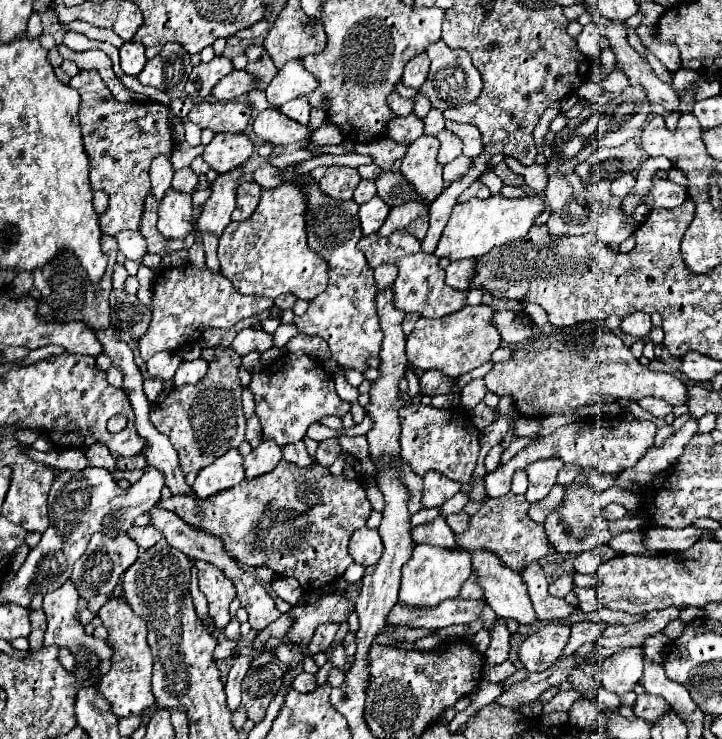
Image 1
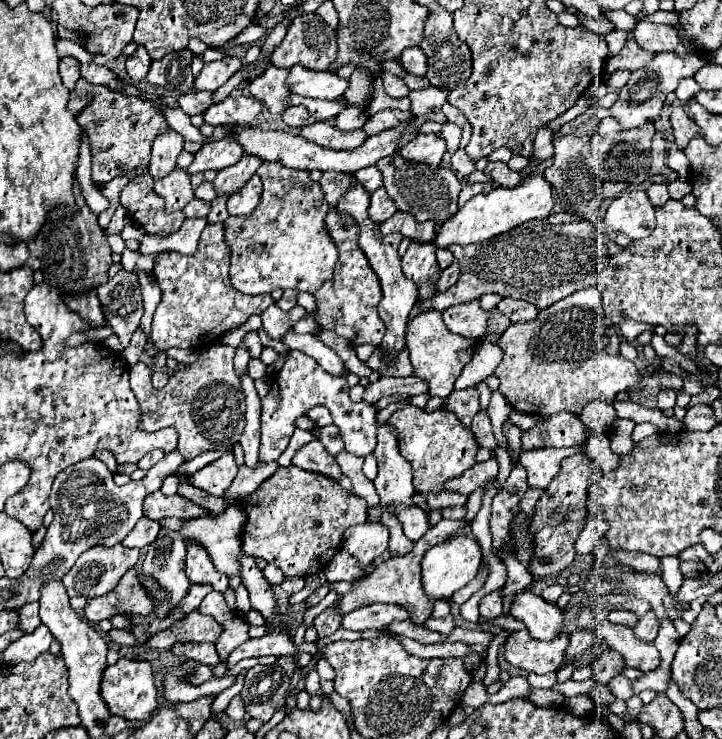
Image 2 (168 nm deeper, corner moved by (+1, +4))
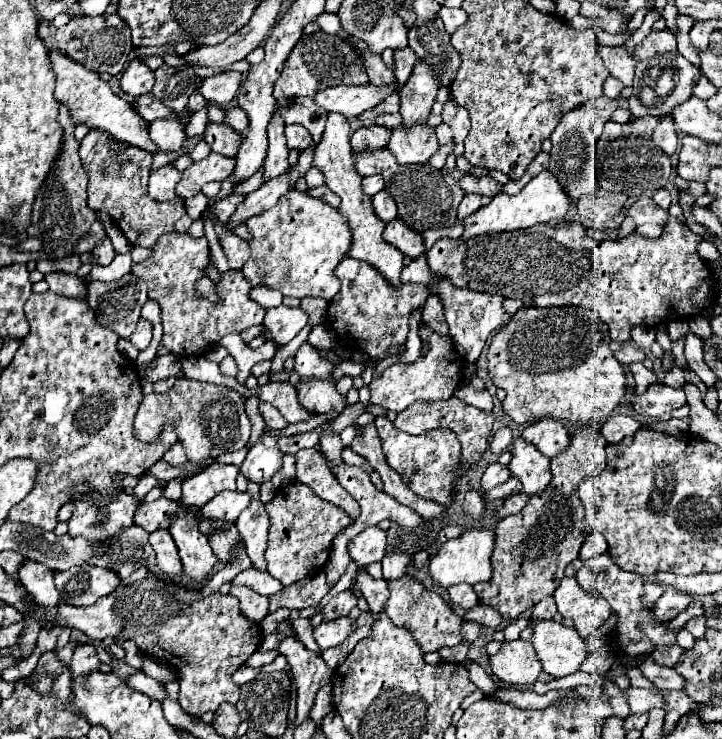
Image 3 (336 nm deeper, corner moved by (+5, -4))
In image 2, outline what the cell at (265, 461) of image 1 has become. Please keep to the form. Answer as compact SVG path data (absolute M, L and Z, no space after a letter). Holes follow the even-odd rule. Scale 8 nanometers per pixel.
M277 462L259 464L259 468L255 468L255 470L247 468L247 466L241 466L237 478L231 482L231 486L227 488L227 492L223 496L233 498L233 500L247 498L249 494L253 494L263 484L263 480L271 478L275 474L275 470L277 470Z

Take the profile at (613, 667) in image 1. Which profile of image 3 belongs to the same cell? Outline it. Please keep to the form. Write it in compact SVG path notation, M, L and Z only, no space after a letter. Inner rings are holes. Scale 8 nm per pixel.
M671 586L665 588L665 594L655 602L653 610L655 612L655 620L663 620L663 622L669 622L673 620L679 612L683 612L689 604L693 602L693 598L689 594L683 594Z

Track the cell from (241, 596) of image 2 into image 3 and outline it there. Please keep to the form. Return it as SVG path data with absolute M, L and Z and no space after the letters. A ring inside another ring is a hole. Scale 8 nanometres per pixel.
M233 586L229 590L231 596L235 596L239 600L239 606L241 606L241 612L253 620L253 622L261 622L267 612L269 612L269 598L267 596L261 596L257 592L253 592L251 588L239 588L239 586Z

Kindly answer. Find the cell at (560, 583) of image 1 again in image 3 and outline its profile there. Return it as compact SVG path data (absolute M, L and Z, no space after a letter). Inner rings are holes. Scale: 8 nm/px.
M549 596L549 598L545 598L545 600L541 600L539 604L533 606L533 616L531 616L531 618L533 618L533 620L537 620L537 618L551 620L555 614L557 614L555 600L553 600L553 596Z

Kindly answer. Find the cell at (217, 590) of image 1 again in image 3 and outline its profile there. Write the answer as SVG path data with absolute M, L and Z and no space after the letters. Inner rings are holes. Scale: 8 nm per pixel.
M181 506L169 532L179 548L183 572L195 582L205 582L217 560L207 542L207 536L197 530L197 518L187 512L185 506Z

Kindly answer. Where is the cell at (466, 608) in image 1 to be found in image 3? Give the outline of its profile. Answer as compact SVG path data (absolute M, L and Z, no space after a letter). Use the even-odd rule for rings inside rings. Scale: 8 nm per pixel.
M345 616L345 618L337 618L337 620L331 620L331 622L319 624L315 628L313 636L315 636L319 648L325 650L325 648L343 644L349 638L349 634L353 632L353 628L355 628L355 620Z

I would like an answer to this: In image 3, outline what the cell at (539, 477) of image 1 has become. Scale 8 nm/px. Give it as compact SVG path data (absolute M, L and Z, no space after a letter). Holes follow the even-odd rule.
M517 438L511 446L513 458L509 462L509 470L513 476L517 476L523 484L525 494L539 494L545 490L545 486L551 482L551 460L543 456L533 444L527 444L525 440Z

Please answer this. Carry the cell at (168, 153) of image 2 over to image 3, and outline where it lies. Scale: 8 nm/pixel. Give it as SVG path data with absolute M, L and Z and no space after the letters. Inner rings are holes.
M155 120L149 124L149 136L161 152L177 152L185 140L185 130L177 120Z

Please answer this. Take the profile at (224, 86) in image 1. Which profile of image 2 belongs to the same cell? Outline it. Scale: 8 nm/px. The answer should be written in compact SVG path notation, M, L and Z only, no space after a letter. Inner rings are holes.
M191 90L183 96L179 96L177 104L187 116L203 114L213 104L213 92L195 92L195 90Z

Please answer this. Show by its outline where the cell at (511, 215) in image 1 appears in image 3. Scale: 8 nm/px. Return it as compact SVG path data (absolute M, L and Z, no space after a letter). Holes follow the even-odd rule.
M543 170L519 194L509 196L509 194L501 192L491 200L491 204L479 208L477 212L473 212L471 216L467 216L463 220L457 220L457 224L461 224L465 228L461 240L467 240L467 238L483 236L483 234L497 234L497 232L507 232L507 230L531 228L531 226L543 224L543 222L559 222L567 214L567 208L569 208L569 198L563 192L561 184L557 182L555 176L551 176L549 170Z

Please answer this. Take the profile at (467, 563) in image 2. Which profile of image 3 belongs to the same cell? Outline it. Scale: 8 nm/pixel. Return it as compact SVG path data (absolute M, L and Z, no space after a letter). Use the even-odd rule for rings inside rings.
M469 528L467 532L463 532L459 538L447 540L437 554L433 554L429 558L429 574L431 580L441 586L441 588L449 588L453 584L477 584L483 580L491 578L491 552L495 546L495 534L485 530L485 528Z

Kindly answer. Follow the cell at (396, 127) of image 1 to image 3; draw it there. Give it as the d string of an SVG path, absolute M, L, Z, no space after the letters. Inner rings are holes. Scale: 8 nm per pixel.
M371 126L371 128L359 128L355 130L355 134L351 136L351 150L361 152L361 150L377 150L387 146L389 138L391 138L391 128L387 126Z

